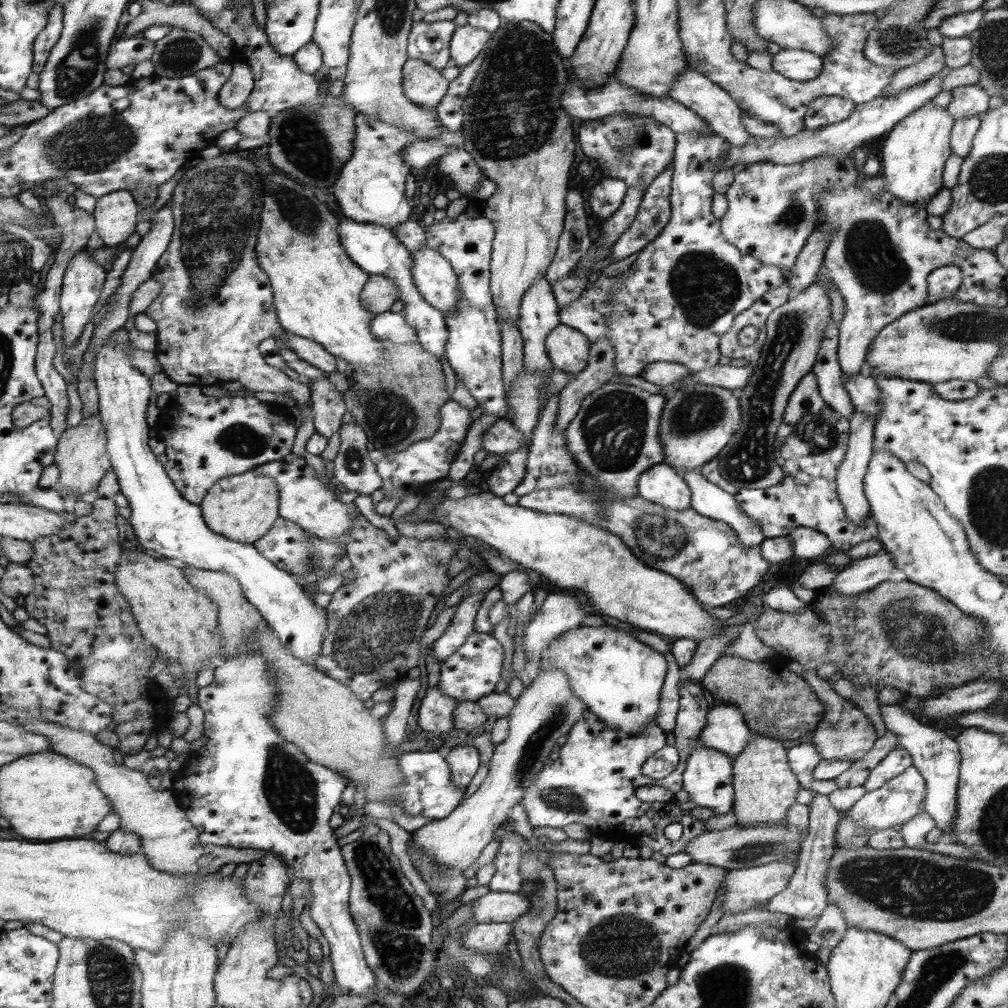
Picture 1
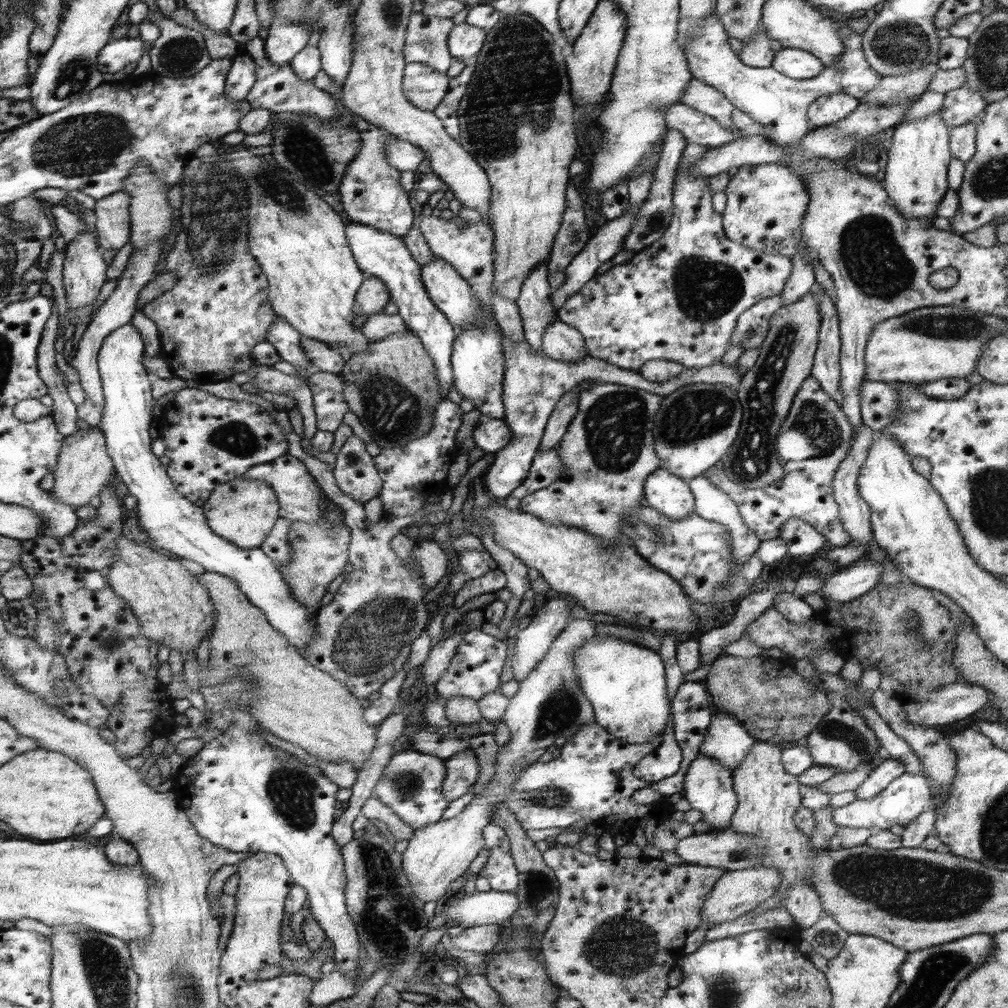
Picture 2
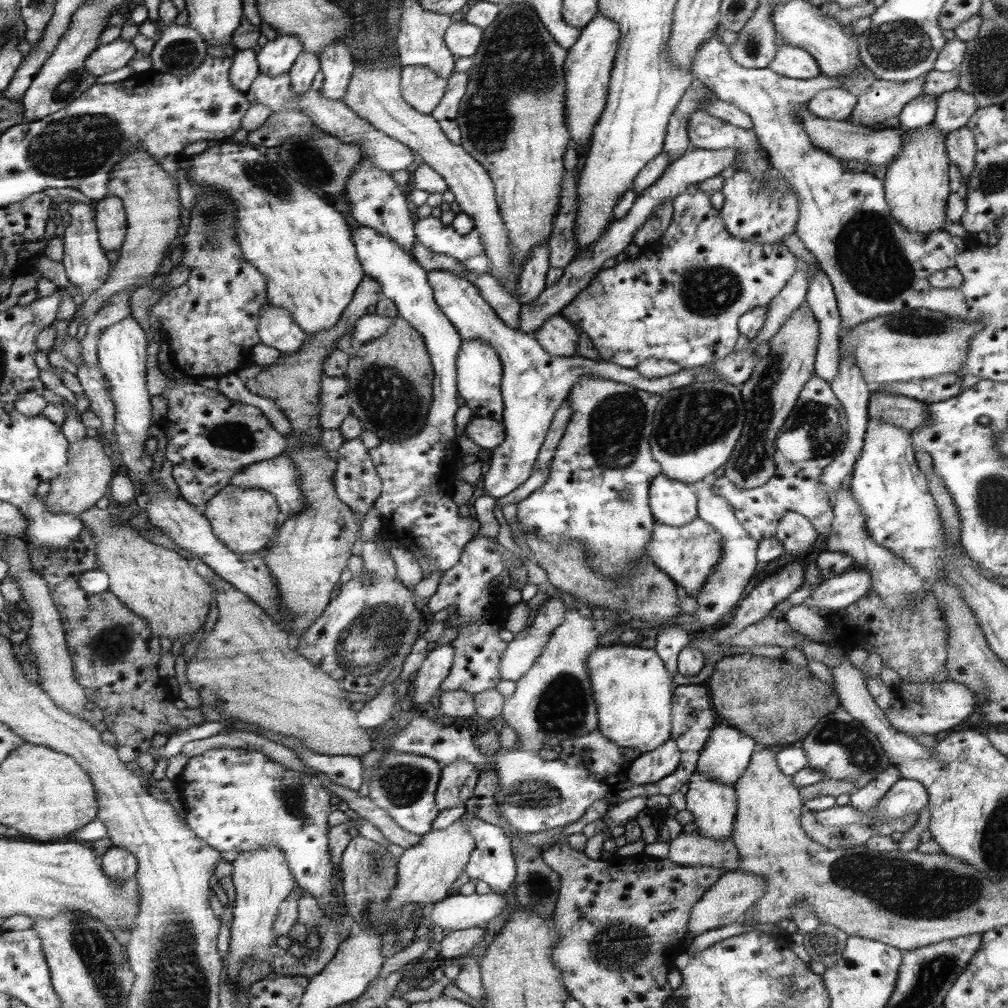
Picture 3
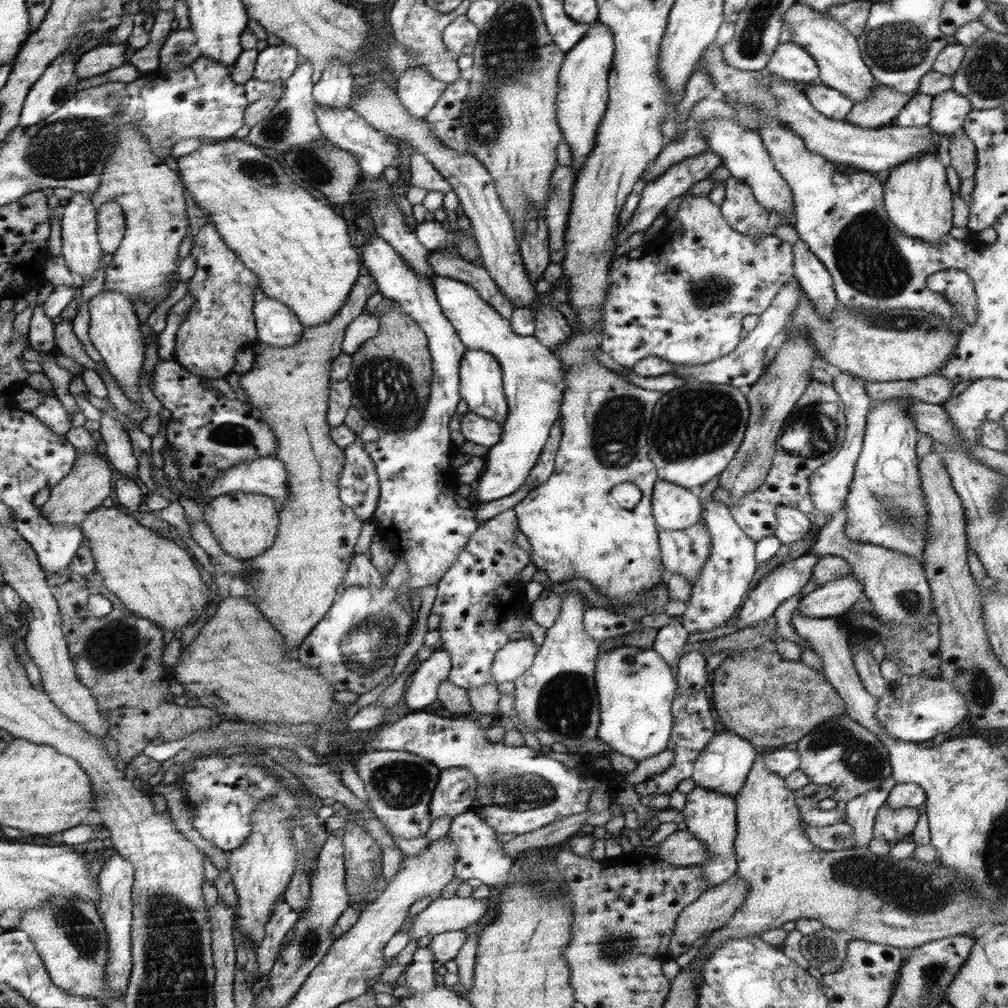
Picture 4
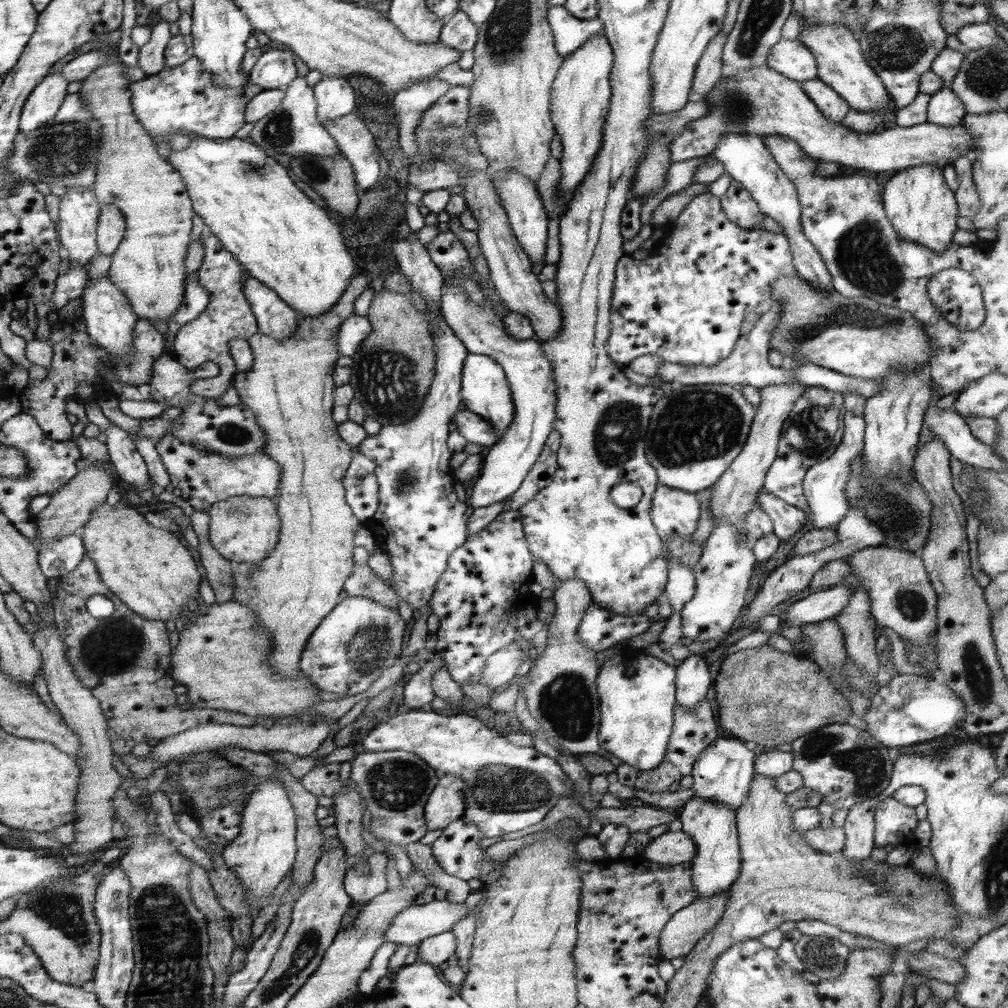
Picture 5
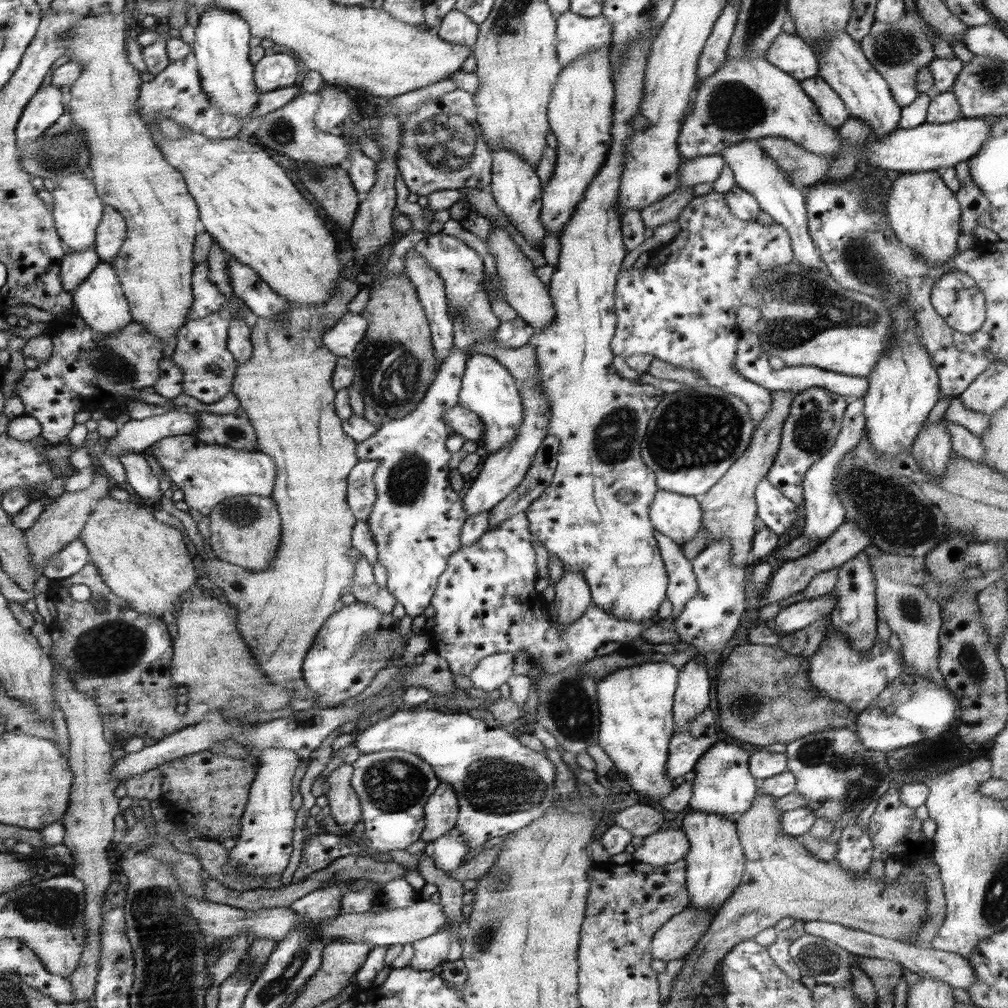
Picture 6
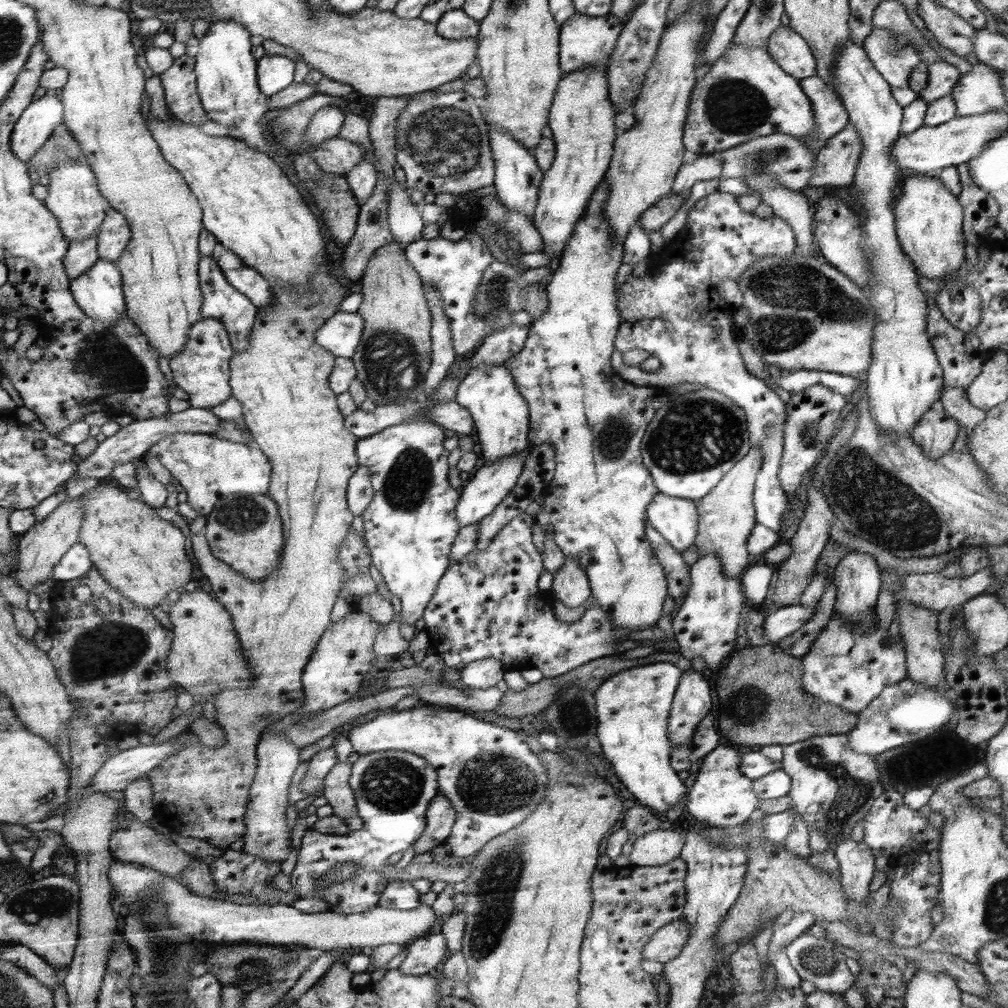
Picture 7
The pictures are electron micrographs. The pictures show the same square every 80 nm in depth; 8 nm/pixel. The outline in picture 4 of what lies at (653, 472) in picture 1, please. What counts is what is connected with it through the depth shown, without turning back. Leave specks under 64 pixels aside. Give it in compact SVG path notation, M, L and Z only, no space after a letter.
M658 480L654 483L651 496L652 516L659 529L684 530L698 523L703 508L698 491L684 488L673 482Z

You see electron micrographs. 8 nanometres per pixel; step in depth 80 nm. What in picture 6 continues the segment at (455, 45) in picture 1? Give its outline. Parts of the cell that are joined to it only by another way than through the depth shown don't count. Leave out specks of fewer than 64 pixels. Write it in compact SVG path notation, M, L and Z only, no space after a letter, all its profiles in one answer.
M451 10L435 29L436 34L450 44L464 44L474 47L479 33L479 25L459 10Z

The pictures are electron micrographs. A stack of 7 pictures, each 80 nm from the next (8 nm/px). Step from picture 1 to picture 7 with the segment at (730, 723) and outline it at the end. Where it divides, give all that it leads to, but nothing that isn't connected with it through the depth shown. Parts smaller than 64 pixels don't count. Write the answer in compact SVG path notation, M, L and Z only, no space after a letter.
M719 745L704 757L685 802L685 809L696 822L710 827L738 827L748 822L750 816L758 809L761 800L757 792L754 792L753 779L744 776L739 769L740 756L740 752L734 748Z

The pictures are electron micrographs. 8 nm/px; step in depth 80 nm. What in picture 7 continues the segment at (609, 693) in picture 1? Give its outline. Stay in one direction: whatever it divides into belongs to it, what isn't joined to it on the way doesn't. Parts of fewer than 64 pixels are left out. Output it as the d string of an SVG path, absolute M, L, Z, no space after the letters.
M659 661L618 672L593 692L602 754L637 802L663 818L688 792L672 768L668 740L668 716L682 674L673 663Z

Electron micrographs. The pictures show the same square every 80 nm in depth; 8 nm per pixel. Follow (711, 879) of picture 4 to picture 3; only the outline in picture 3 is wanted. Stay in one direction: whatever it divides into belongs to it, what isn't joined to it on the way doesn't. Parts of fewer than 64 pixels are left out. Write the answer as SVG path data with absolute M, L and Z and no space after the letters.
M696 770L690 776L687 784L688 791L685 794L686 810L690 811L690 814L695 817L694 824L697 826L695 832L713 838L715 841L723 841L723 838L730 837L737 812L735 788L728 783L712 780L708 775Z

